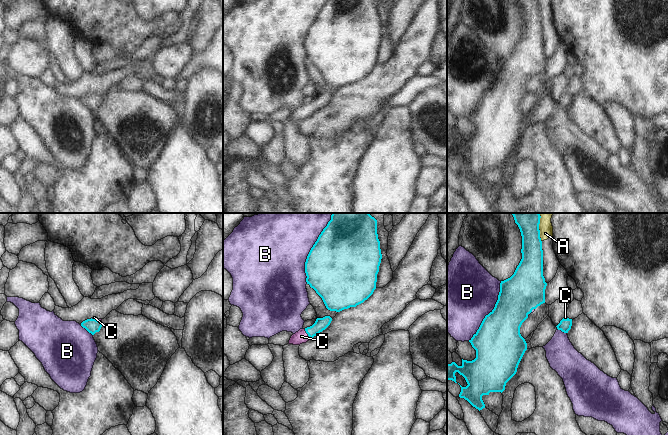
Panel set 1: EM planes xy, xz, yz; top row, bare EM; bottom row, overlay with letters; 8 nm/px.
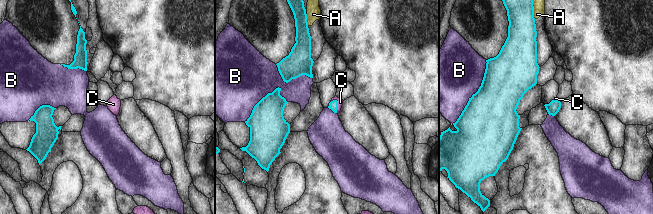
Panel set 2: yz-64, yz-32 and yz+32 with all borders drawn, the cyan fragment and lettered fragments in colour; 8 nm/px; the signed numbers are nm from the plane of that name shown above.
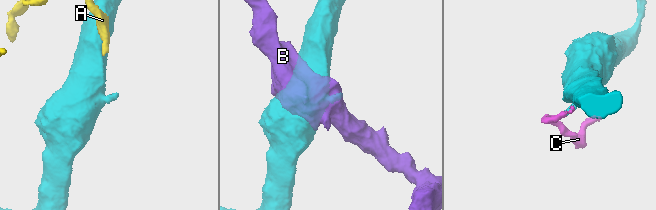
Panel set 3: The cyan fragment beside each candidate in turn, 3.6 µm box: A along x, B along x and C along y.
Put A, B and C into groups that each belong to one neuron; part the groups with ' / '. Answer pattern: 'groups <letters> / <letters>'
groups A / B / C

